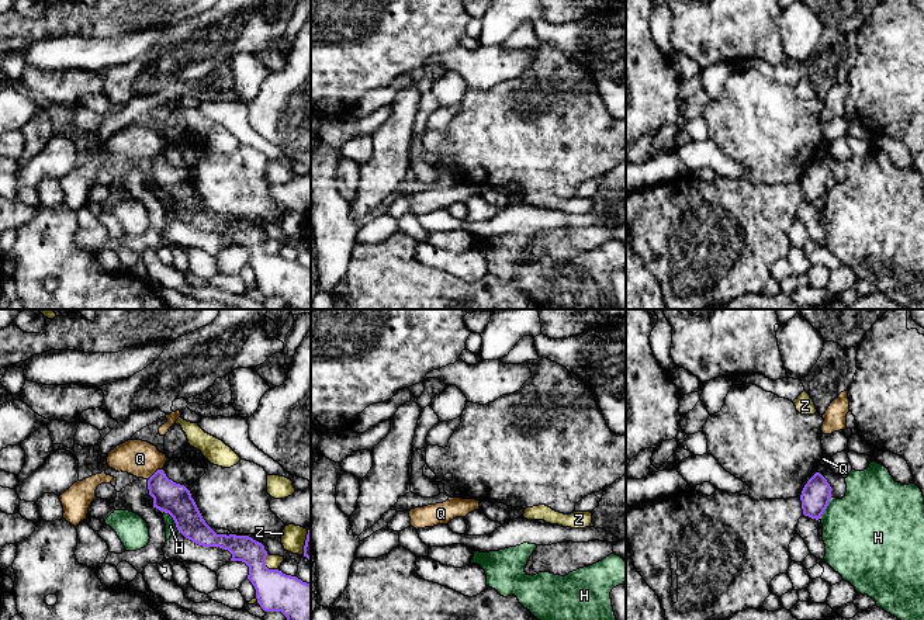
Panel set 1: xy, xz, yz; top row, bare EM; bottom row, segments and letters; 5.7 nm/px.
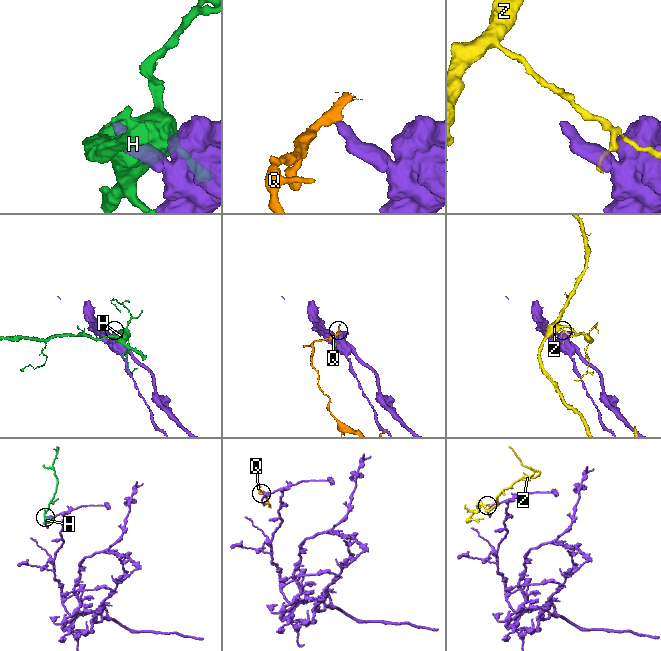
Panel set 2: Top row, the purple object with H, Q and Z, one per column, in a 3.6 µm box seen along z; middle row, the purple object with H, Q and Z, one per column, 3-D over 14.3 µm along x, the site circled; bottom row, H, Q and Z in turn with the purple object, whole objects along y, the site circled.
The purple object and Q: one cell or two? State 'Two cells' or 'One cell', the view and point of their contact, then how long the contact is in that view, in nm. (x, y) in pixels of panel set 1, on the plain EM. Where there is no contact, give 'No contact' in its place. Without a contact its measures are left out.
Two cells. Touches purple at xy (155, 158). Shared border 110 nm

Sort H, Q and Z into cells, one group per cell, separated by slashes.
H / Q / Z

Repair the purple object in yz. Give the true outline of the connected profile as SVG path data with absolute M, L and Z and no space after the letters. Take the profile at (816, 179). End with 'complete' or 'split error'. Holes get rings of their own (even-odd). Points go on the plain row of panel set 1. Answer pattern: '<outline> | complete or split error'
M816 157L804 170L800 186L803 200L819 205L831 184L831 172L827 164Z | complete

